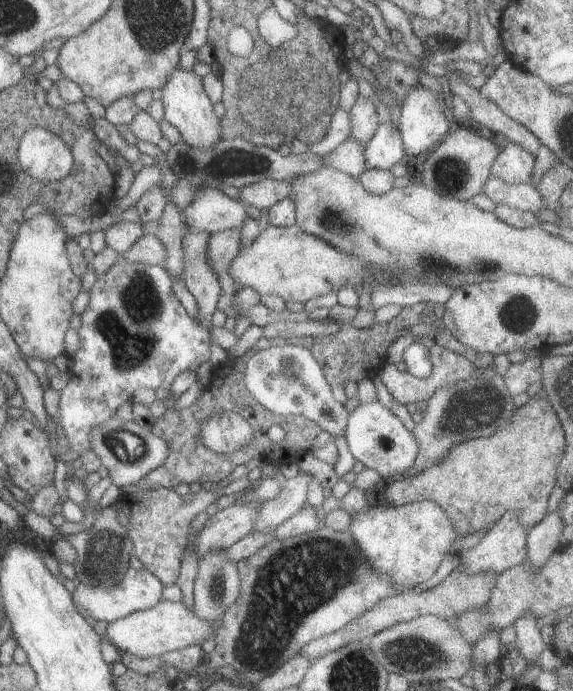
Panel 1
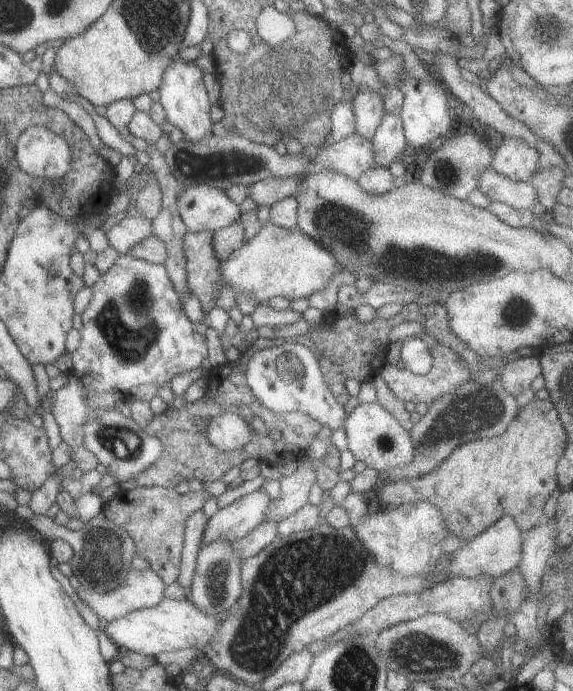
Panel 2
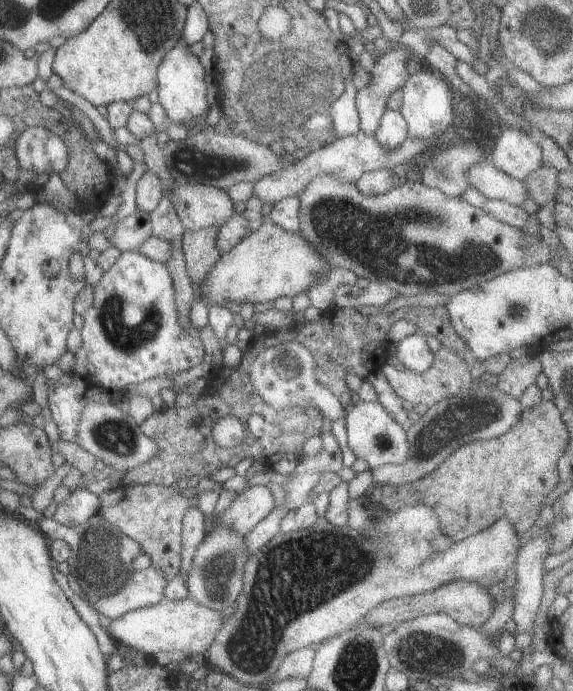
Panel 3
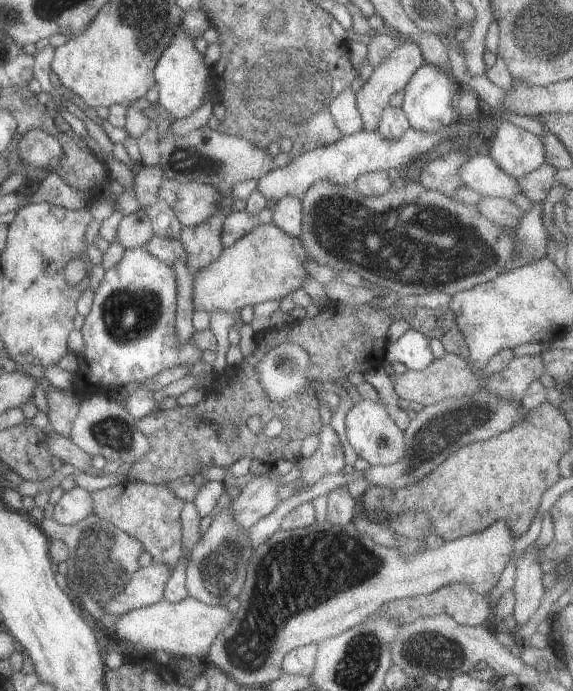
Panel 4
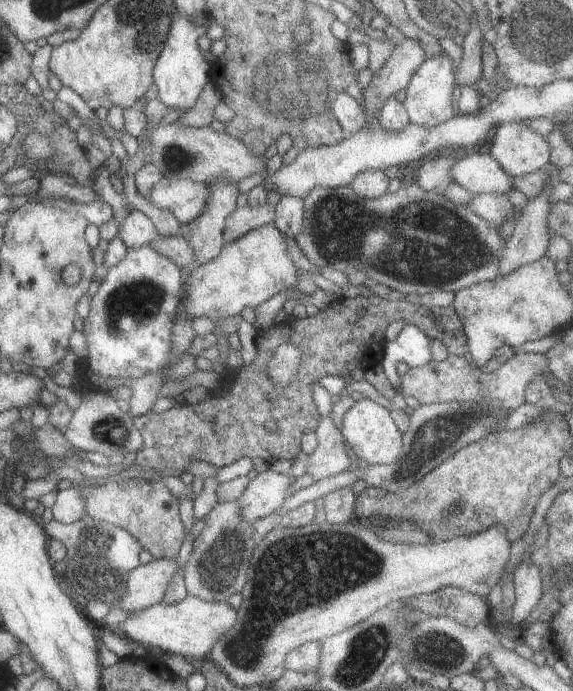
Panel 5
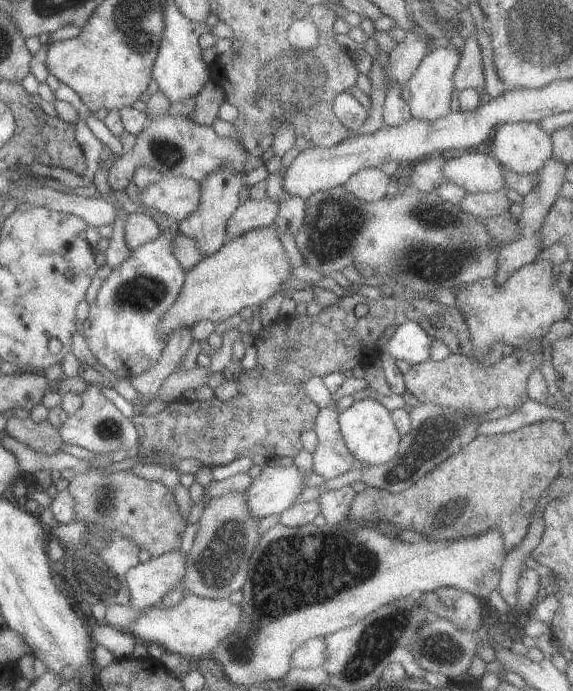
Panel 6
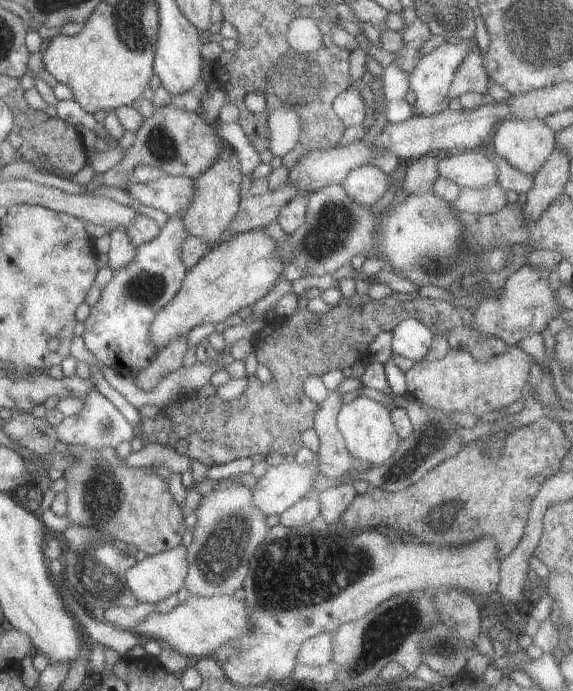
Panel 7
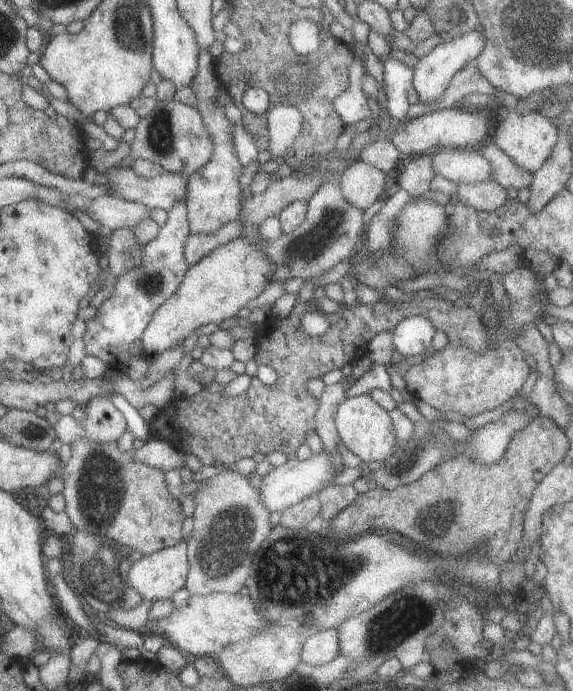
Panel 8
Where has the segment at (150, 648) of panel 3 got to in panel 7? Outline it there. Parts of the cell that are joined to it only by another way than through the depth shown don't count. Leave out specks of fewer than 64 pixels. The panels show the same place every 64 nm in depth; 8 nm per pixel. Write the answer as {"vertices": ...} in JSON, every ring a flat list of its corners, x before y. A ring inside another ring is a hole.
{"vertices":[[182,594,181,601,165,614,151,612,143,622,135,624,133,632,142,640,153,638,186,658,212,657,219,645,243,636,250,626,243,600,233,595,200,597]]}

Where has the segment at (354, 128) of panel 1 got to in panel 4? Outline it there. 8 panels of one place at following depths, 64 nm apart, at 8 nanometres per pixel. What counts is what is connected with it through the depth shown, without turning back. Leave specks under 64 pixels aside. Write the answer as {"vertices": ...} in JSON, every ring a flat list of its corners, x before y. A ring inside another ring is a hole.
{"vertices":[[410,40,403,42,403,44,396,45,385,58,375,65,363,86,356,92,356,105,359,111,363,128,369,131,375,131,379,117,383,108,388,105,388,100,391,94,401,90,407,84,408,78,415,72,418,66,421,66,423,59,421,58,421,51,419,47]]}

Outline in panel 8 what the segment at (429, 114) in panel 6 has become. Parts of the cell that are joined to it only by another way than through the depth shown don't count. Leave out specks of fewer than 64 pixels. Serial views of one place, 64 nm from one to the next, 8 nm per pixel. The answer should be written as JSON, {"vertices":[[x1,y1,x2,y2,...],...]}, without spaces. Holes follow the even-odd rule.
{"vertices":[[471,30,463,36,452,36,447,42,439,42,435,48,432,48,427,54,419,56,416,64,412,66,413,74,411,78,411,87,418,96,417,102,433,102,437,100,443,90,447,88,449,81,457,70,461,70,469,60,473,60,481,52,484,44,483,35,479,30]]}

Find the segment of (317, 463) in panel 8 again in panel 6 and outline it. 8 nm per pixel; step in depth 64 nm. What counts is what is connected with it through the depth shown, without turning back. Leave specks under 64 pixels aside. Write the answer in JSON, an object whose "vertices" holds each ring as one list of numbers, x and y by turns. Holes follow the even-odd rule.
{"vertices":[[295,465,292,466,269,466,262,467,259,475,254,478,249,486,244,491,245,504,249,508,249,514,253,518,263,518,267,515,278,516,288,506,291,506,295,496,303,490,303,478,306,476,306,472,301,472]]}

